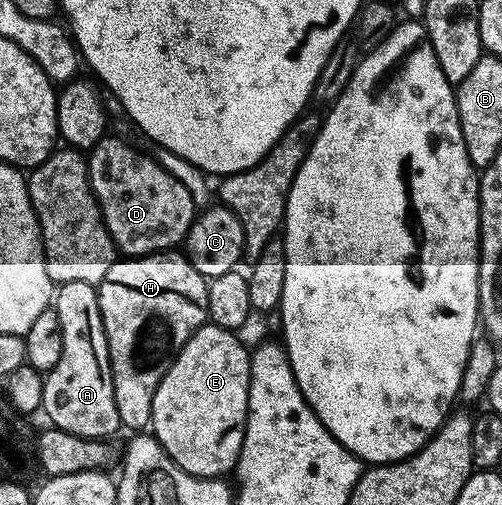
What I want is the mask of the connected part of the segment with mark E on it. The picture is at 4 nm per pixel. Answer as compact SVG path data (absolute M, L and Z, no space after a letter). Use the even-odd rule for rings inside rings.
M206 322L186 342L186 346L182 346L154 394L151 435L156 437L166 454L170 454L170 458L182 470L195 476L223 477L235 469L236 461L240 458L248 417L249 394L249 349L238 340L235 331Z

